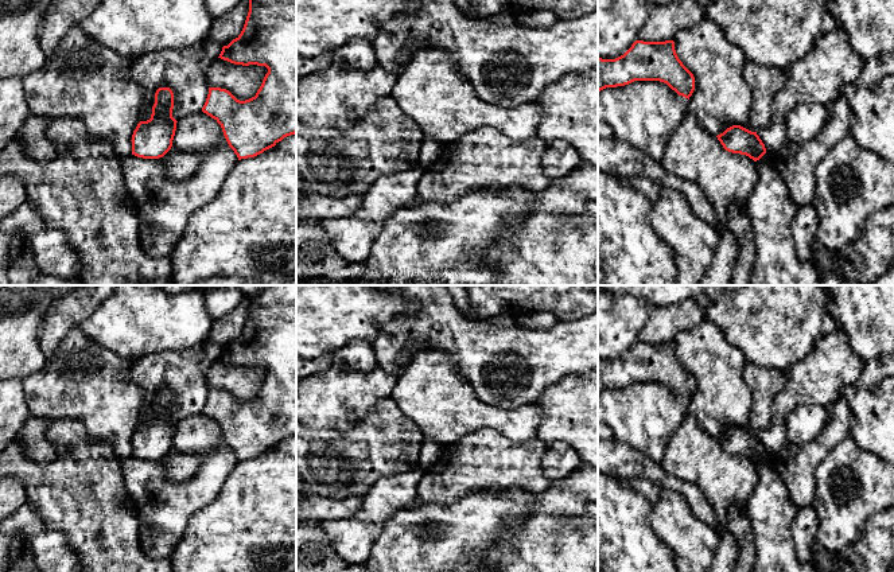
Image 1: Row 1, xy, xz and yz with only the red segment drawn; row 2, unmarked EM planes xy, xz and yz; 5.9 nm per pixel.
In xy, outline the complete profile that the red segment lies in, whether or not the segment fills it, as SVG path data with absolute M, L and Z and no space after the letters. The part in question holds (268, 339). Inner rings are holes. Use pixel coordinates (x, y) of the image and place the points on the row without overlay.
M267 285L250 297L241 335L218 359L268 370L254 398L240 402L226 390L209 389L202 409L221 427L238 462L296 435L296 285Z

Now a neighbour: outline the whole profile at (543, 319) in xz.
M540 311L526 315L517 315L516 320L520 327L540 330L552 327L559 318L552 312Z

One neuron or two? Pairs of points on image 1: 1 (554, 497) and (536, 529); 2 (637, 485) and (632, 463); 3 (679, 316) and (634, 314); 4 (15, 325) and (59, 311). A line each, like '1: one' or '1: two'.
1: two
2: two
3: two
4: two

